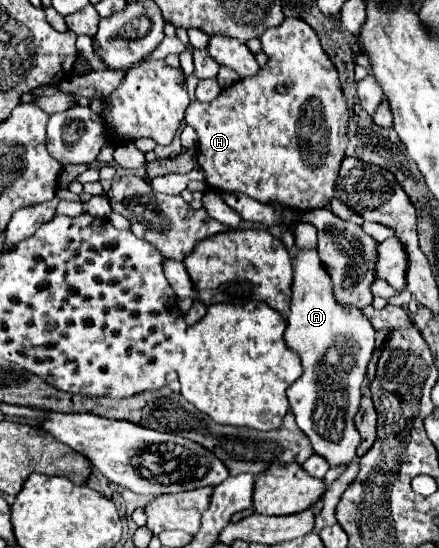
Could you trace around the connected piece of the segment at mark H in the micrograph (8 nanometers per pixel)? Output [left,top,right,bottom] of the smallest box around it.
[186,18,350,212]

